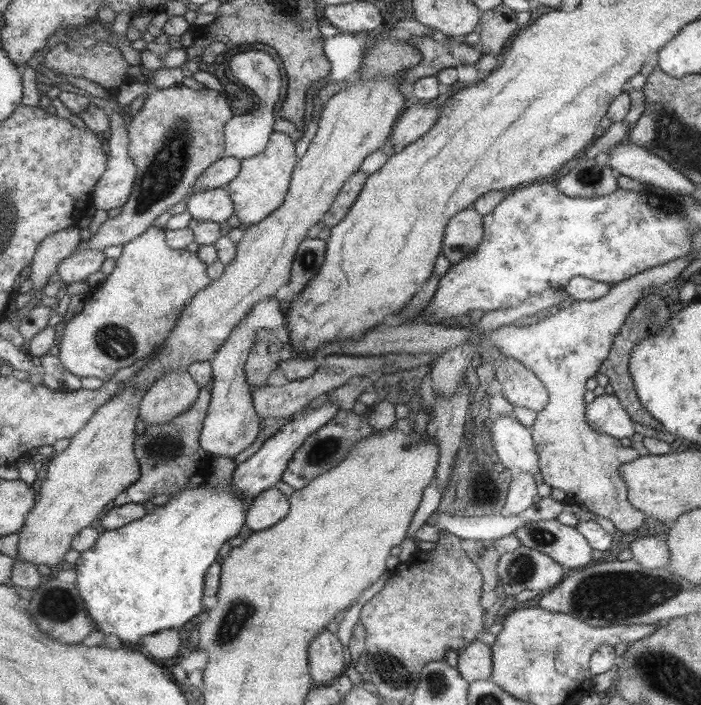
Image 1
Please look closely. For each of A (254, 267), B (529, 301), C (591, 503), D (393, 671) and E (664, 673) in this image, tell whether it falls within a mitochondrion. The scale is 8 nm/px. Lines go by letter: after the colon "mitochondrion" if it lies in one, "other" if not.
A: other
B: other
C: other
D: mitochondrion
E: mitochondrion

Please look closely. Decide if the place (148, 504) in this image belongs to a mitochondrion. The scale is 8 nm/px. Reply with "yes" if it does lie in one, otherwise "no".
no

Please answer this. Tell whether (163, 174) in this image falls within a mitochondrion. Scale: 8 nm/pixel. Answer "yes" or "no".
yes

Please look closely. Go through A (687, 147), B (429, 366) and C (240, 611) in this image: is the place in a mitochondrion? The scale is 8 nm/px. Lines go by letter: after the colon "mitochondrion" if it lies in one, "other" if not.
A: mitochondrion
B: other
C: mitochondrion

